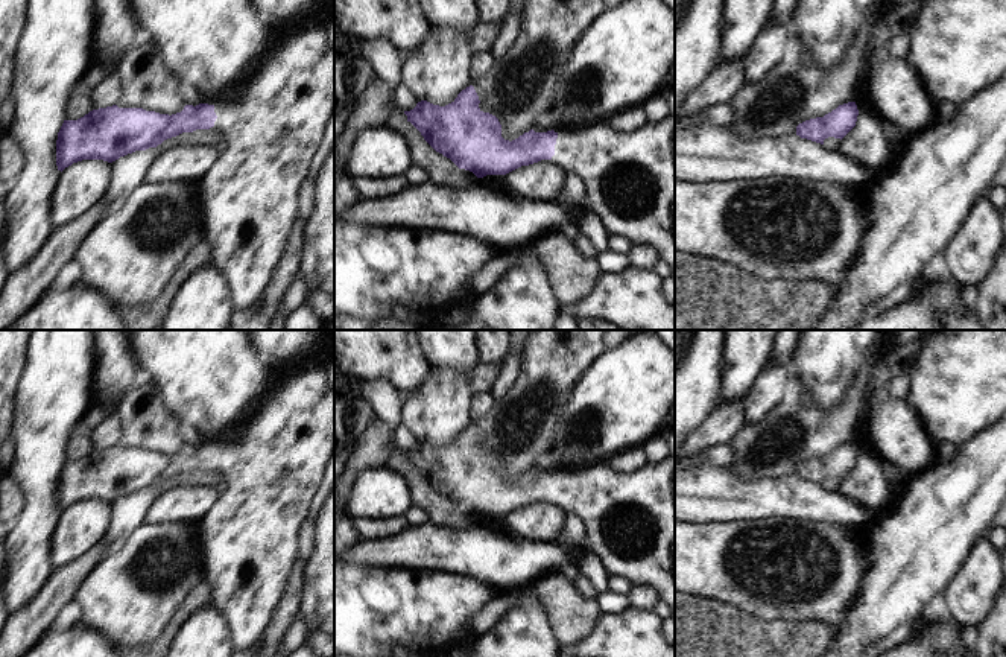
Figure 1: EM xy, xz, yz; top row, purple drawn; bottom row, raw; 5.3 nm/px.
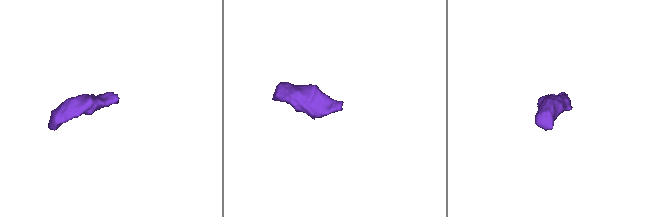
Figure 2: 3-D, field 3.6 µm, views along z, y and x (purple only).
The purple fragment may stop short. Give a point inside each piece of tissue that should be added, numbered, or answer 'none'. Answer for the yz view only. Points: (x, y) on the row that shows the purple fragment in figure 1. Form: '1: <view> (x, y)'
none

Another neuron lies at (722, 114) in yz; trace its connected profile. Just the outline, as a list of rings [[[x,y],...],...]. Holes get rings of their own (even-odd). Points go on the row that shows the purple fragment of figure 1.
[[[729,103],[710,105],[701,113],[701,122],[729,129],[734,122],[734,110]]]

